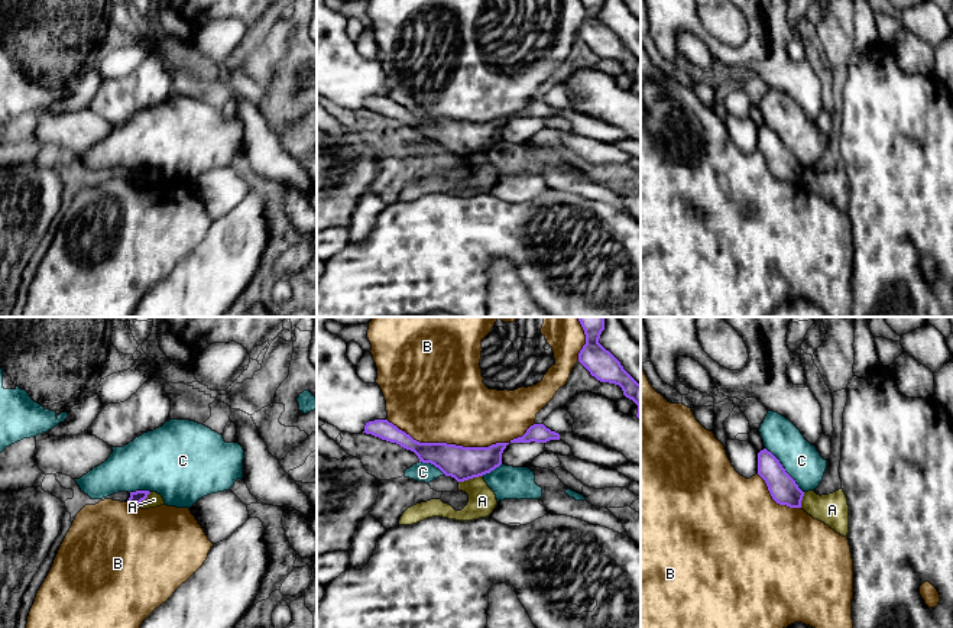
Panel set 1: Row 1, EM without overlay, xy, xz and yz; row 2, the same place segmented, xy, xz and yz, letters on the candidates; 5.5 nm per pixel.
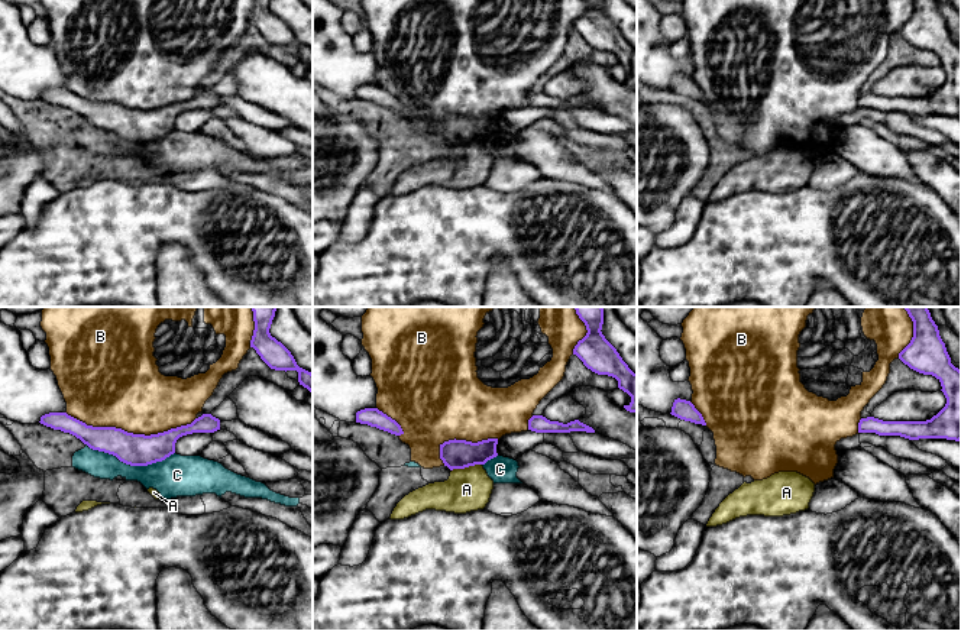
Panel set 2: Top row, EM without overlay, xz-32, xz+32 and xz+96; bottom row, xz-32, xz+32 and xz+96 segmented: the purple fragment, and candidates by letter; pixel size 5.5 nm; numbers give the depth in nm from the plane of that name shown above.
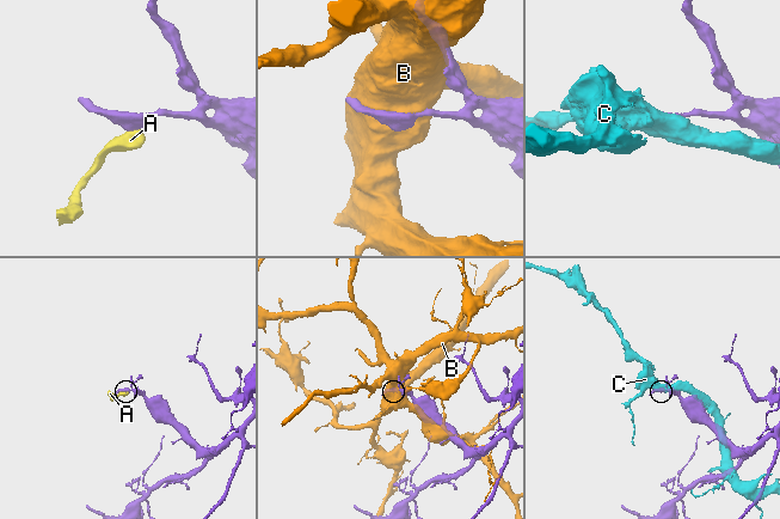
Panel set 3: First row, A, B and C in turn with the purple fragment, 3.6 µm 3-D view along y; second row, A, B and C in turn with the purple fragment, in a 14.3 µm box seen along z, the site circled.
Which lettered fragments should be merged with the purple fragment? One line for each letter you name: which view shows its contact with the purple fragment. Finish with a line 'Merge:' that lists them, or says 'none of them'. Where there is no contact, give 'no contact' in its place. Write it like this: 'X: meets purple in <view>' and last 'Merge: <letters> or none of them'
Merge: none of them

